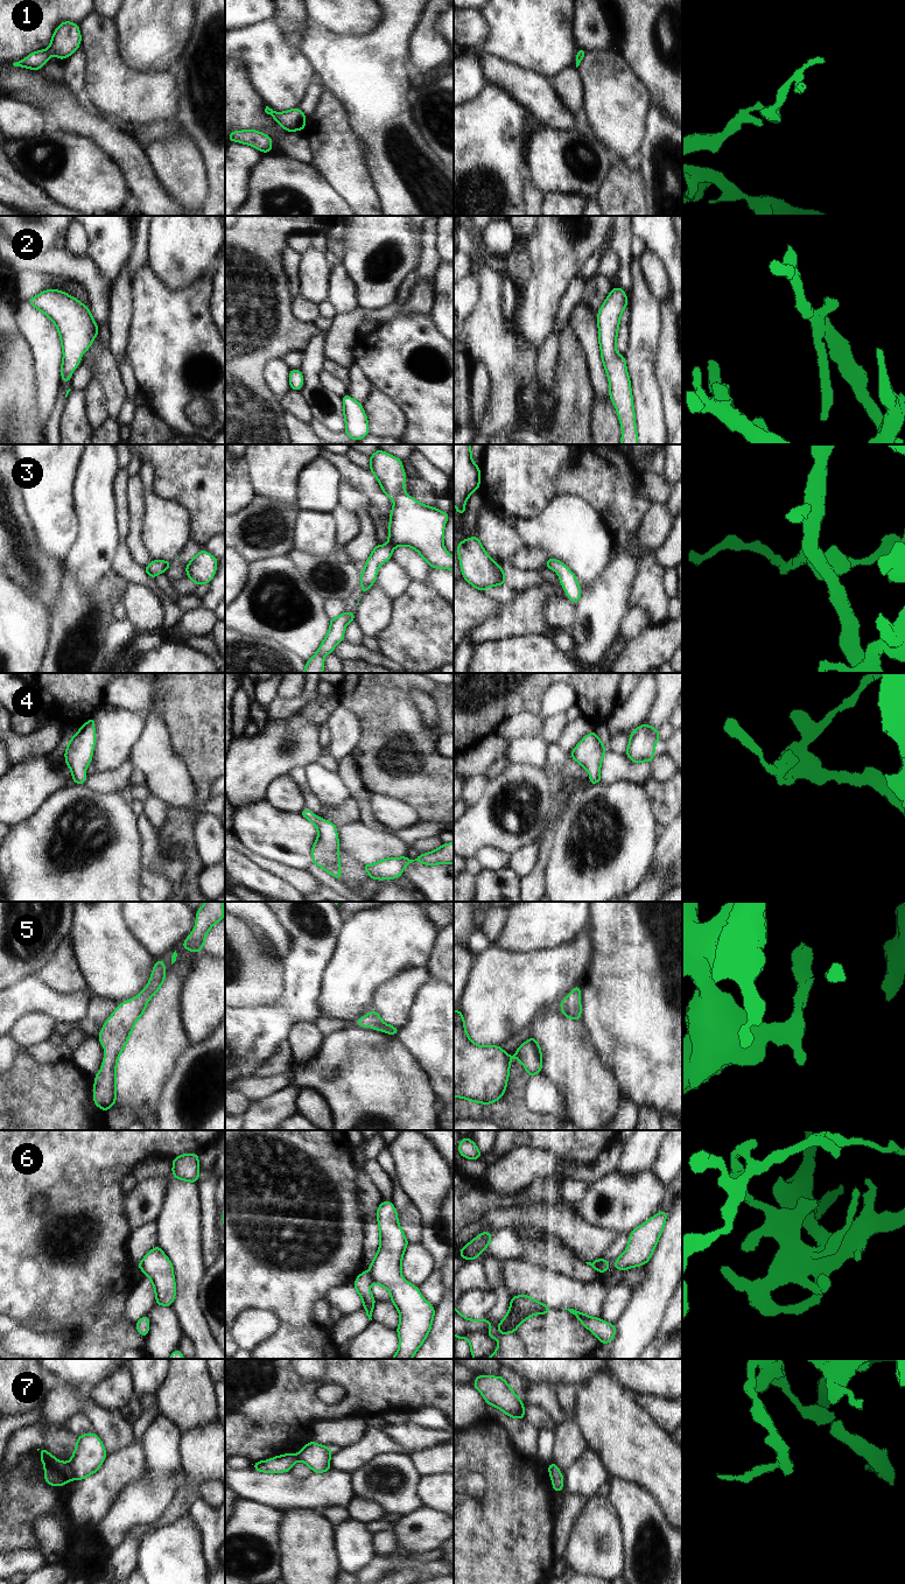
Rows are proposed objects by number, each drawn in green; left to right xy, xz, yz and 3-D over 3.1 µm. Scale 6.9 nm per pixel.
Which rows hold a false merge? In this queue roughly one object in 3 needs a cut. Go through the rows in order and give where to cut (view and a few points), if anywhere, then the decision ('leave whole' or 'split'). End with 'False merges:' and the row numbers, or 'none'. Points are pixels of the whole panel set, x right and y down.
1: no cut | leave whole
2: no cut | leave whole
3: no cut | leave whole
4: no cut | leave whole
5: no cut | leave whole
6: xz (369, 1270), (372, 1282) | split
7: xy (68, 1463), (75, 1477) | split
False merges: 6, 7

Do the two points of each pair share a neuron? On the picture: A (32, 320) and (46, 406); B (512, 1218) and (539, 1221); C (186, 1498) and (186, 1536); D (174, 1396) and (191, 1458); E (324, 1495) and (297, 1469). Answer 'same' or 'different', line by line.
A: same
B: same
C: different
D: different
E: different

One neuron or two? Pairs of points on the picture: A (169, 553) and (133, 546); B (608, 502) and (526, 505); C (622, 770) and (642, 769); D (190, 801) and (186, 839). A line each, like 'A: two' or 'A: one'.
A: two
B: one
C: one
D: two

